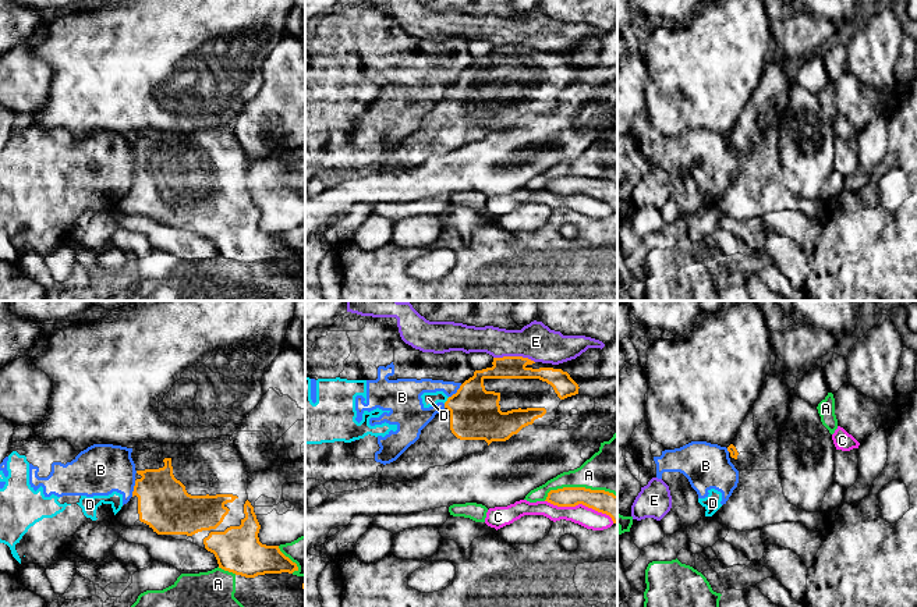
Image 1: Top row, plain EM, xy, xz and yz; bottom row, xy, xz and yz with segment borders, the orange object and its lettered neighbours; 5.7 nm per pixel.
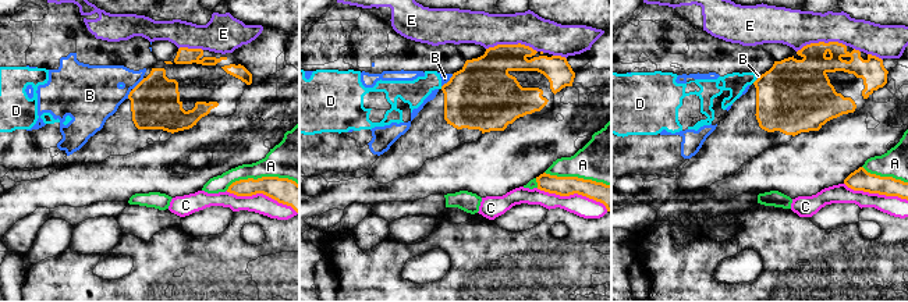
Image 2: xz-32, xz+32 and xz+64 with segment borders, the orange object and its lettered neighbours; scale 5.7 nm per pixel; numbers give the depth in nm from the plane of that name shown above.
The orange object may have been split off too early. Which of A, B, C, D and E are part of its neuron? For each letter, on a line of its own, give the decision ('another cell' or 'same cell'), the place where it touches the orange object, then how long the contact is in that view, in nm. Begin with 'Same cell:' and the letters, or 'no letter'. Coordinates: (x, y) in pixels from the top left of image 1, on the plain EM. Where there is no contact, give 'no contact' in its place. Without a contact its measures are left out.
Same cell: no letter
A: another cell; contact xz (579, 176); length 420 nm
B: another cell; contact xy (134, 177); length 100 nm
C: another cell; contact xz (580, 191); length 420 nm
D: another cell; contact xz (448, 88); length 50 nm
E: another cell; contact xz (514, 45); length 240 nm

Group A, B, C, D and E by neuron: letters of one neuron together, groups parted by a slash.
A / B D E / C

